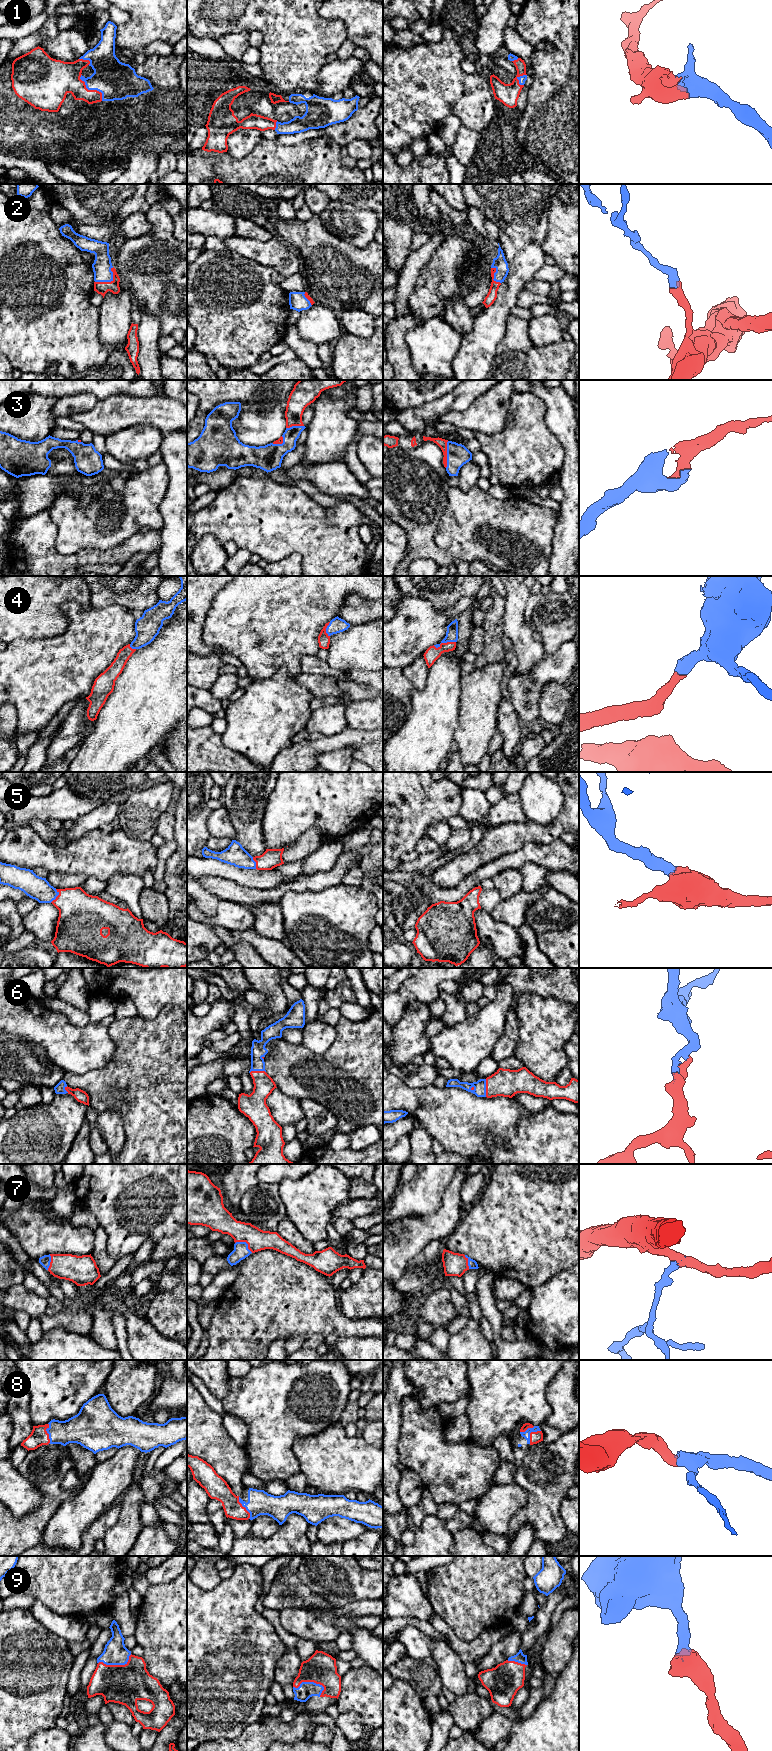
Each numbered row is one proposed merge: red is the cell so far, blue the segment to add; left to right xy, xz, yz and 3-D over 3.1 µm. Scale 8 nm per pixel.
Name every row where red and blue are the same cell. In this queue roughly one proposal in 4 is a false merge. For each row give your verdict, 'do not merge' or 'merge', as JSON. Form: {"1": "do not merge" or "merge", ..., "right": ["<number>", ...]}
{"1": "merge", "2": "merge", "3": "merge", "4": "merge", "5": "merge", "6": "merge", "7": "merge", "8": "merge", "9": "merge", "right": ["1", "2", "3", "4", "5", "6", "7", "8", "9"]}

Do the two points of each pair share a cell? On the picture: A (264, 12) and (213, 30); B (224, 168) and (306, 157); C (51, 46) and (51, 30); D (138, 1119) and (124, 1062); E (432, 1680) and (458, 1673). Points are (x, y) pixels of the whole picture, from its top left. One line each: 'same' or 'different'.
A: same
B: same
C: different
D: same
E: different

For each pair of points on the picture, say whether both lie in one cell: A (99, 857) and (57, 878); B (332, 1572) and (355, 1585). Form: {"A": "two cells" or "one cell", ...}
{"A": "two cells", "B": "one cell"}

